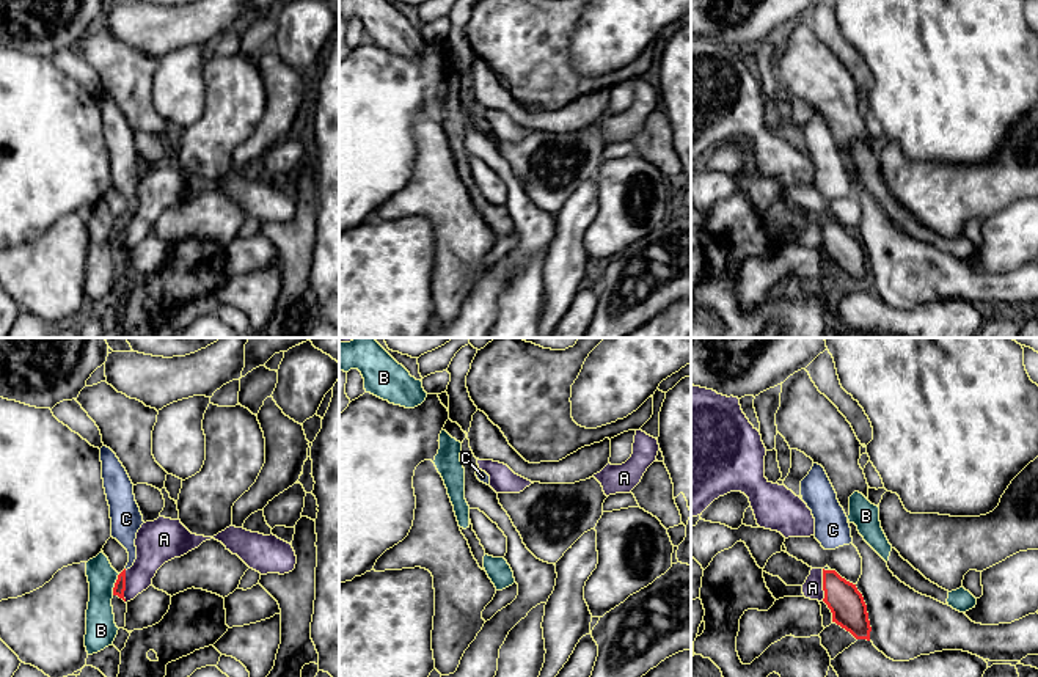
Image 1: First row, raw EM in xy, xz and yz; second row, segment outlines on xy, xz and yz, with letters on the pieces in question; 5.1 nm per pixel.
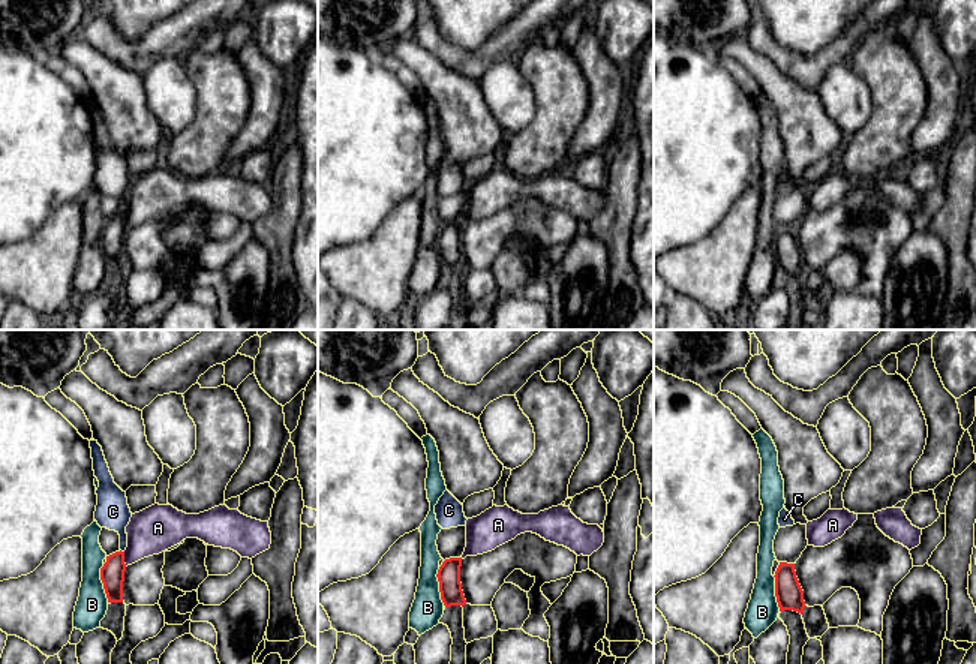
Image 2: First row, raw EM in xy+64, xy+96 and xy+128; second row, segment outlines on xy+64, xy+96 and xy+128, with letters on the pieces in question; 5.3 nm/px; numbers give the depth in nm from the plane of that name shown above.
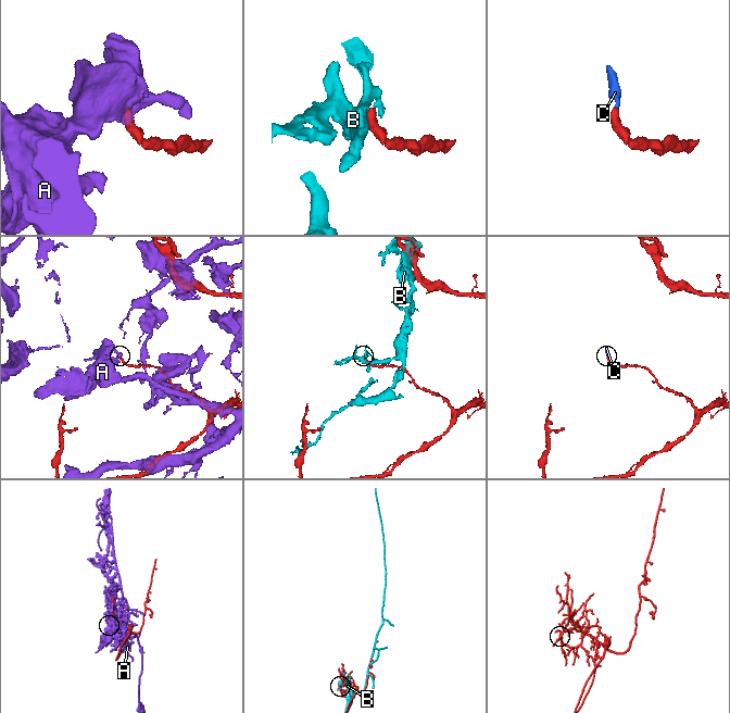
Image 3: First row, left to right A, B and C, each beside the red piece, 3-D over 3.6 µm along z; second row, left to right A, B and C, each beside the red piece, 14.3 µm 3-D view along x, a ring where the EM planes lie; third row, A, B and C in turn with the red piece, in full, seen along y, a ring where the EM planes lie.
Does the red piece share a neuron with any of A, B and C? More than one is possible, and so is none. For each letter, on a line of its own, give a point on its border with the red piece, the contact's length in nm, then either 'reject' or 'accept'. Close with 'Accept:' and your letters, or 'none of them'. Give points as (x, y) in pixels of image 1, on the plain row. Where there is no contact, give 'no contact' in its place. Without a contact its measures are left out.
A: yz (823, 233) | 170 nm | reject
B: xy (115, 233) | 120 nm | reject
C: yz (826, 219) | 40 nm | accept
Accept: C

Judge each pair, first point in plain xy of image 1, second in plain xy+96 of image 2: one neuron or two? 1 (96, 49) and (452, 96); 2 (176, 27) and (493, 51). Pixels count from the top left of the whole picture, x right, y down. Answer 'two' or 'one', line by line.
1: one
2: one

